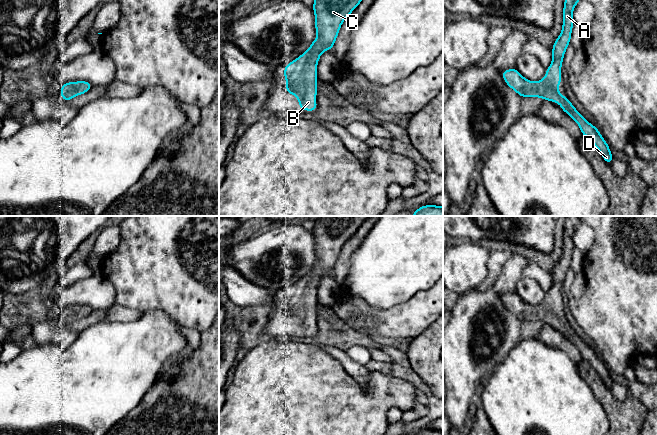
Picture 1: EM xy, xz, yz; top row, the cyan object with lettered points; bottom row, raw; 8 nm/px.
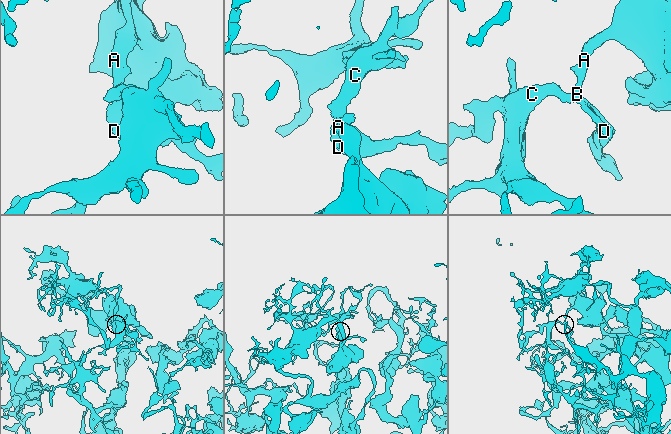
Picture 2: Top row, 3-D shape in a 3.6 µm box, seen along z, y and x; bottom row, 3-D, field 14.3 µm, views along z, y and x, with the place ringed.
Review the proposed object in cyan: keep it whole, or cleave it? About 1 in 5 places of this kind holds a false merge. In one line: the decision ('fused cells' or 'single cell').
single cell

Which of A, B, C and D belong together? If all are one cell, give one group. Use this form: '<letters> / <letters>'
A B C D

